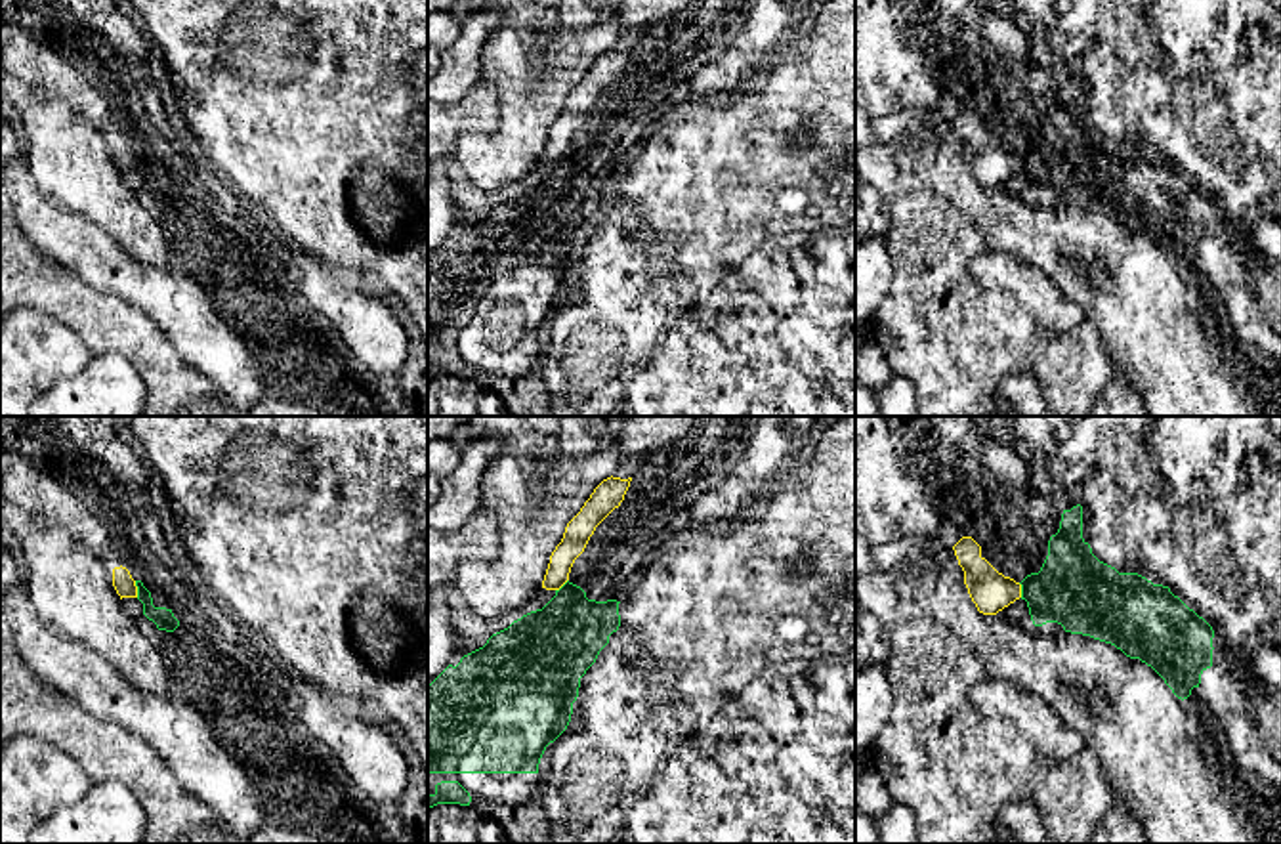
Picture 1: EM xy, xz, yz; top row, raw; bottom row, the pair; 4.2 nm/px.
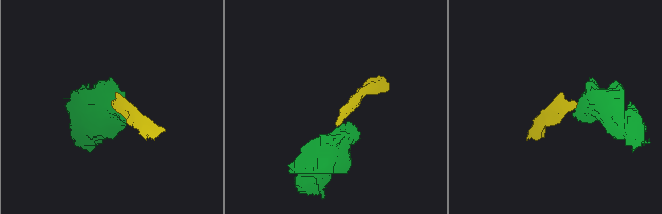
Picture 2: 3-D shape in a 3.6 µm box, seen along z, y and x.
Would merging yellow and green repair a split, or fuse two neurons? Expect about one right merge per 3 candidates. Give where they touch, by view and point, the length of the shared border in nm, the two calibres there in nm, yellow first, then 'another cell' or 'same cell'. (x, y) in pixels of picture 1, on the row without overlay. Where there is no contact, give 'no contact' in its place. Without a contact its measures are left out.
meets yellow in xy at (136, 161); contact 70 nm long; 90 nm thick on the yellow side, 90 nm on the other; another cell

